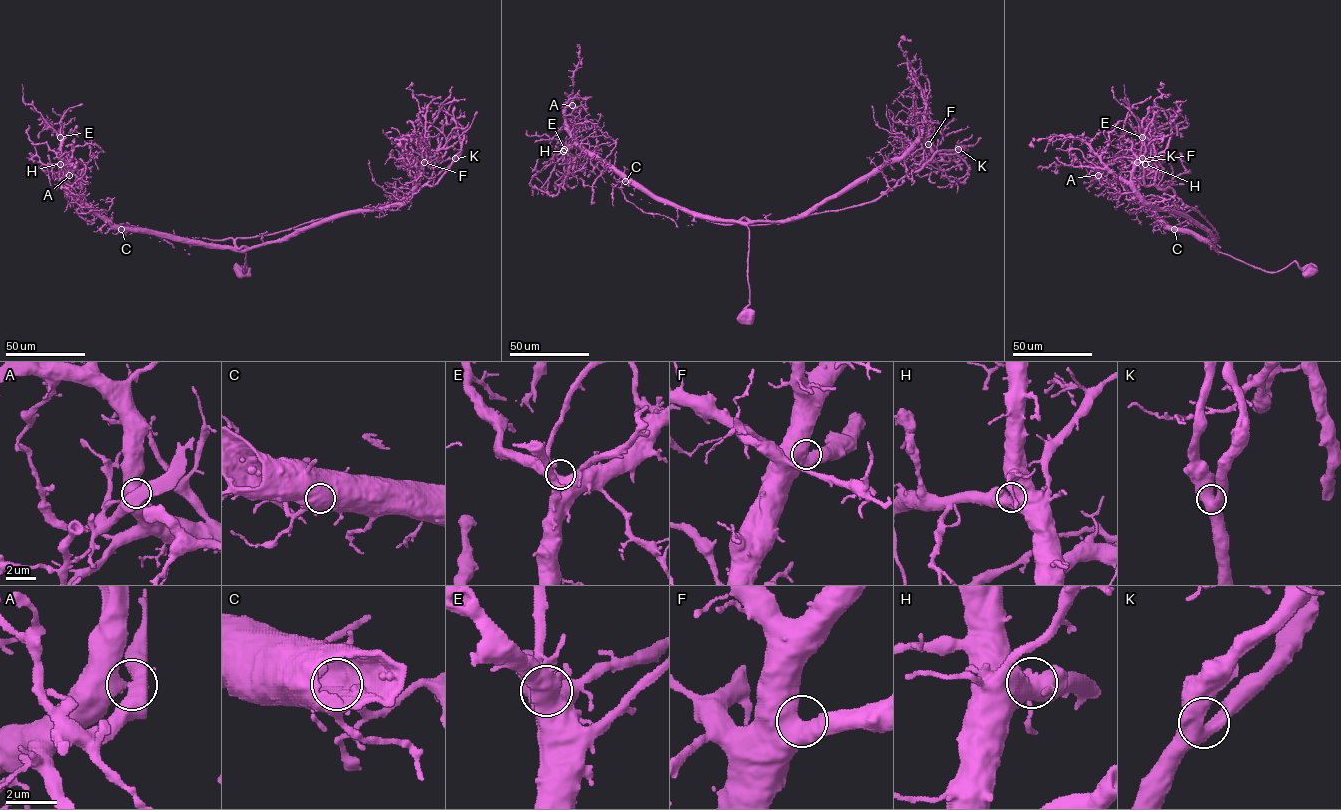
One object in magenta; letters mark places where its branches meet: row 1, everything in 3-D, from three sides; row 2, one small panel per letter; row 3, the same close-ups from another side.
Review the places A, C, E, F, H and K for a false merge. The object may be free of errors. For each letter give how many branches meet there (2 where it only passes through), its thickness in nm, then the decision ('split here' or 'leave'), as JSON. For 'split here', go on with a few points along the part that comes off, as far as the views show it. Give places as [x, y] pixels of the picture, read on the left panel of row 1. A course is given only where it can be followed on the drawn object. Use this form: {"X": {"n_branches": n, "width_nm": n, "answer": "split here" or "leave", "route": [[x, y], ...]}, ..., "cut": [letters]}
{"A": {"n_branches": 3, "width_nm": 500, "answer": "split here"}, "C": {"n_branches": 2, "width_nm": 600, "answer": "leave"}, "E": {"n_branches": 3, "width_nm": 480, "answer": "leave"}, "F": {"n_branches": 2, "width_nm": 600, "answer": "leave"}, "H": {"n_branches": 3, "width_nm": 550, "answer": "leave"}, "K": {"n_branches": 3, "width_nm": 550, "answer": "leave"}, "cut": ["A"]}

